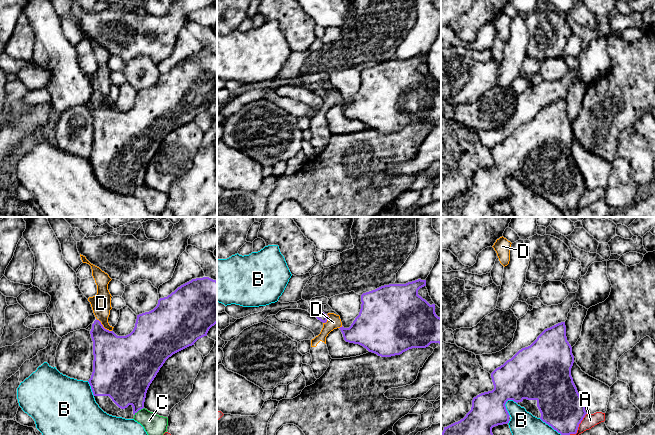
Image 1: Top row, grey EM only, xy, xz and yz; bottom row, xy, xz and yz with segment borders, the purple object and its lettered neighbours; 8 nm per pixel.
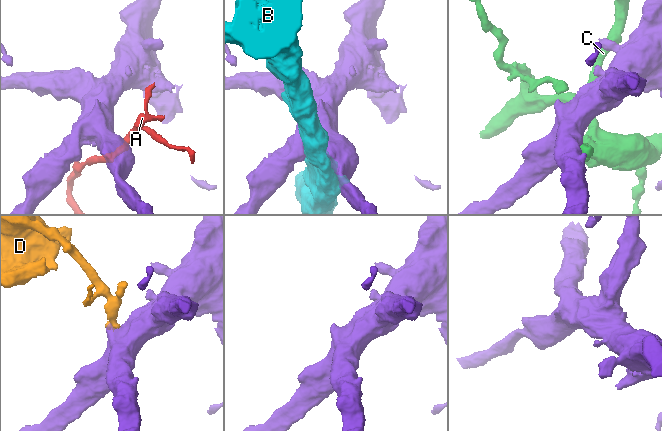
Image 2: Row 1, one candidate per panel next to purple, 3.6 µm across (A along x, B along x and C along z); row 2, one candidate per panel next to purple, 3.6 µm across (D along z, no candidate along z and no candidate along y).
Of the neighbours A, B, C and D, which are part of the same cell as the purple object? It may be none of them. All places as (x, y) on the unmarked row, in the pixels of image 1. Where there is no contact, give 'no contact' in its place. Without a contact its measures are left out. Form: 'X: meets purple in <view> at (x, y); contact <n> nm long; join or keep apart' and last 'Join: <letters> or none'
A: meets purple in yz at (577, 205); contact 260 nm long; keep apart
B: meets purple in yz at (505, 183); contact 140 nm long; keep apart
C: meets purple in xy at (138, 186); contact 100 nm long; keep apart
D: meets purple in xy at (102, 102); contact 170 nm long; join
Join: D

